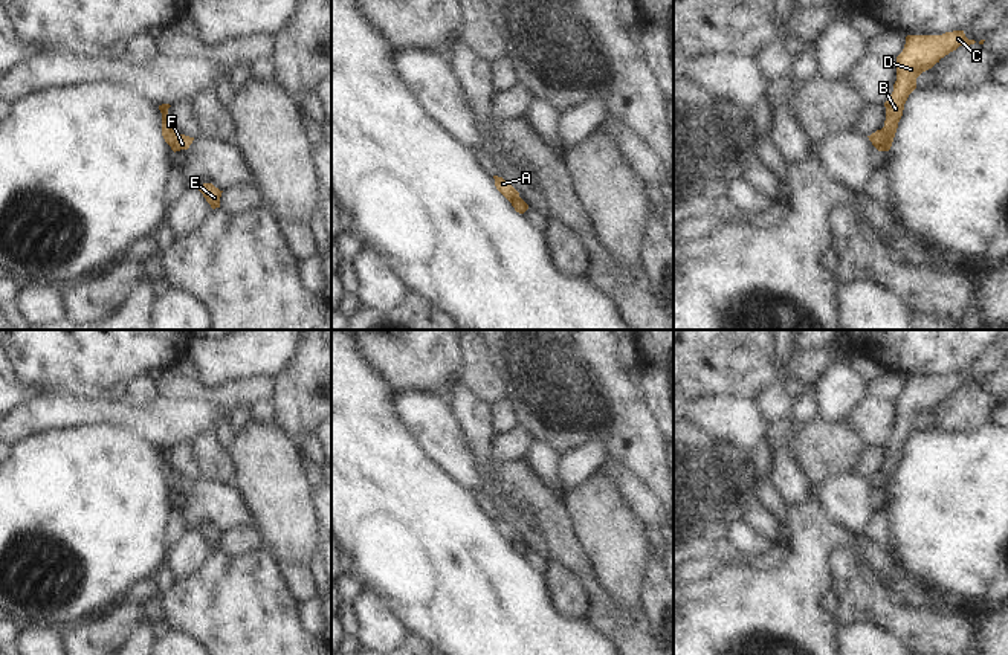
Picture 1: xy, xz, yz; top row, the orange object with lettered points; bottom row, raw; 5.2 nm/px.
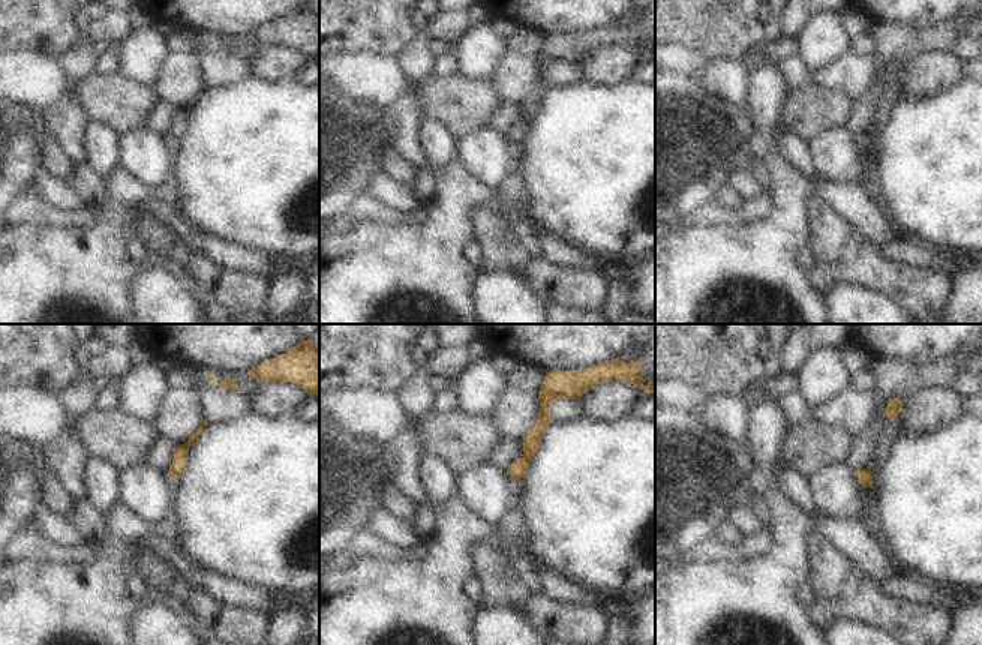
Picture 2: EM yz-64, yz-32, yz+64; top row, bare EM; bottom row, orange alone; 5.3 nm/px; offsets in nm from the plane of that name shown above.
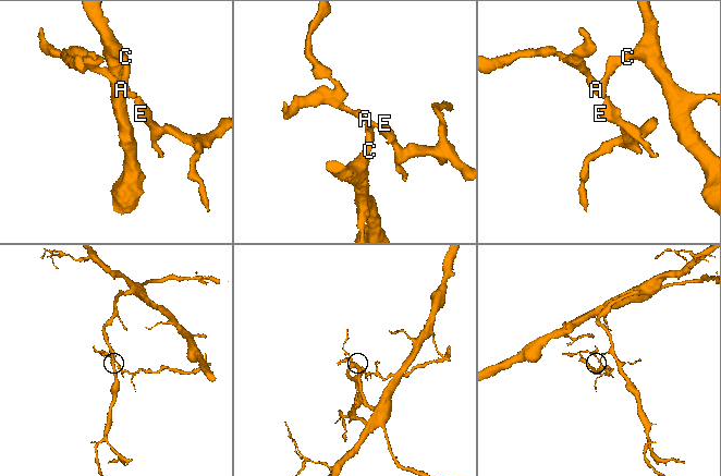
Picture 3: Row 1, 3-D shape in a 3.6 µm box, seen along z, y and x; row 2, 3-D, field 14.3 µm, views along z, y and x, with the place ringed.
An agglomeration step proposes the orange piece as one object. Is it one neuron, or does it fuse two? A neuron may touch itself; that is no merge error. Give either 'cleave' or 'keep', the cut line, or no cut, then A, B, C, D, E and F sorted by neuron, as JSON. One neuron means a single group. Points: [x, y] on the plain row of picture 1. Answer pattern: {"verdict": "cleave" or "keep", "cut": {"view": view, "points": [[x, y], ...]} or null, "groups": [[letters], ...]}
{"verdict": "cleave", "cut": {"view": "yz", "points": [[880, 472], [885, 480], [883, 492]]}, "groups": [["A", "E", "F"], ["B", "C", "D"]]}

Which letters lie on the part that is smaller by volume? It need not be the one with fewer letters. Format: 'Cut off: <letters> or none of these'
Cut off: A, E, F

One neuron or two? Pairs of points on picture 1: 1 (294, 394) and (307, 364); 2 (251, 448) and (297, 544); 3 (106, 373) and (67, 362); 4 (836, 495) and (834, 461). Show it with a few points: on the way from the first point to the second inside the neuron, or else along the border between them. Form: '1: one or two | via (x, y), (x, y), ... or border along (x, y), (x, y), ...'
1: one | via (301, 387), (307, 380), (307, 371)
2: one | via (268, 472), (284, 519)
3: one | via (96, 364), (77, 362)
4: two | border along (854, 471), (827, 478), (817, 486)

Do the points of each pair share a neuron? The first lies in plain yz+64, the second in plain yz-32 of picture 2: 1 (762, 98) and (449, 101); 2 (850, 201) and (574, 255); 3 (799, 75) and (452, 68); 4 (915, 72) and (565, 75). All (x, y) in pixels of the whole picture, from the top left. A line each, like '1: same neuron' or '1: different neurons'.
1: different neurons
2: same neuron
3: same neuron
4: different neurons

